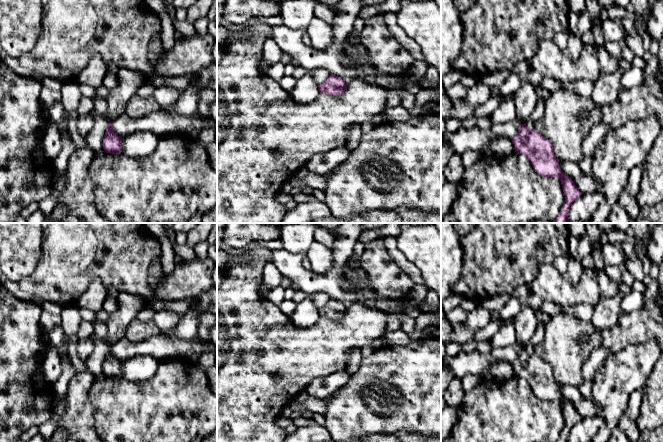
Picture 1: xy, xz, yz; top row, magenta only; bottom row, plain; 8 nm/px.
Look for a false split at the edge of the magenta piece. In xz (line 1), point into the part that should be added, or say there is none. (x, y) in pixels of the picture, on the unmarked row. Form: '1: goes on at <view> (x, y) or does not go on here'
1: does not go on here

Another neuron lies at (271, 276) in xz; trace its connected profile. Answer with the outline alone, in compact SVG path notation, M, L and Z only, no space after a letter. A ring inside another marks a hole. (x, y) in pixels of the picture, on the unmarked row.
M267 262L264 265L262 273L262 283L271 289L281 285L283 279L282 273L274 266L273 263Z

